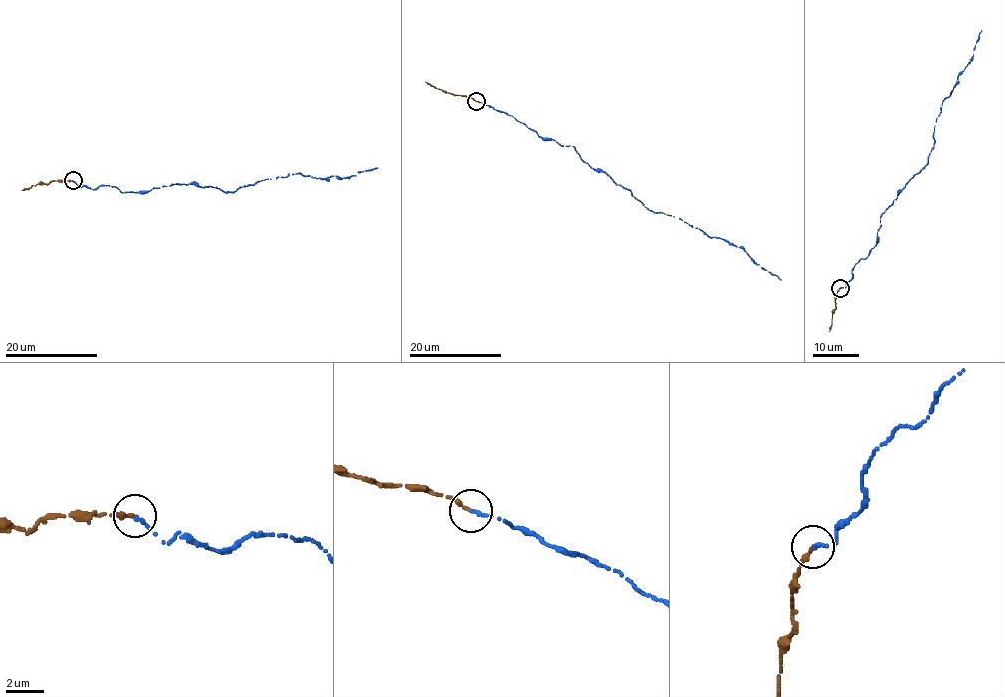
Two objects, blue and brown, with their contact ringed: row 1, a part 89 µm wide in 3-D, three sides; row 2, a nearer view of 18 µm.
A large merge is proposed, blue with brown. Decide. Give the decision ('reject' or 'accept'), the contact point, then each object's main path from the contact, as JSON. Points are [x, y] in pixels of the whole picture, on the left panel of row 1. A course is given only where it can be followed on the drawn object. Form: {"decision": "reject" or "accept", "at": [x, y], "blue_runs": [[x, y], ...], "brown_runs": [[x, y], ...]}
{"decision": "accept", "at": [73, 180], "blue_runs": [[73, 180], [79, 187], [108, 185], [123, 193], [178, 183], [227, 192], [294, 174], [342, 178], [378, 168]], "brown_runs": [[72, 180], [41, 183], [21, 189]]}

